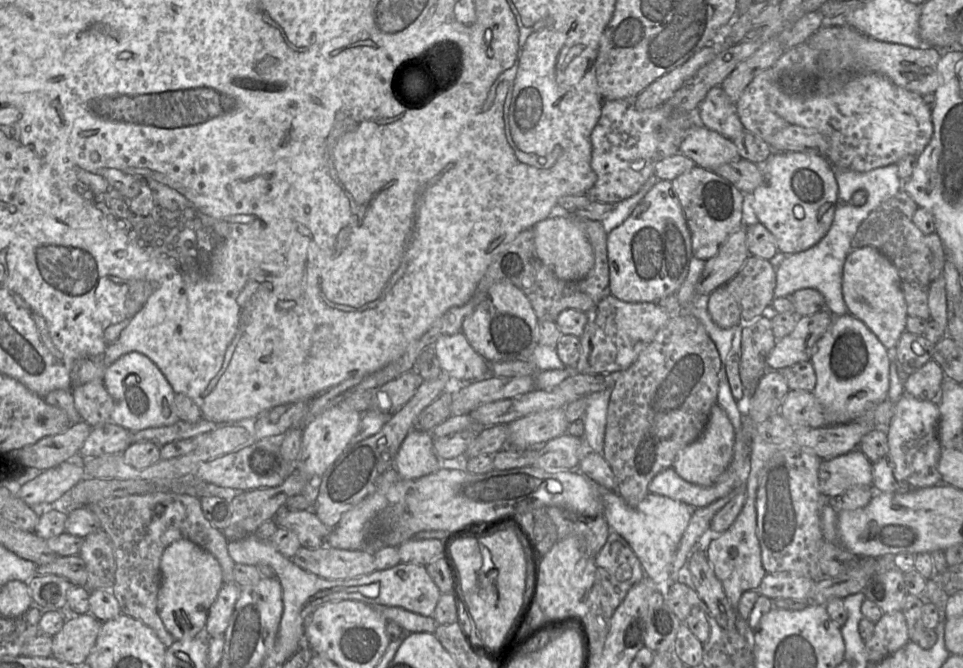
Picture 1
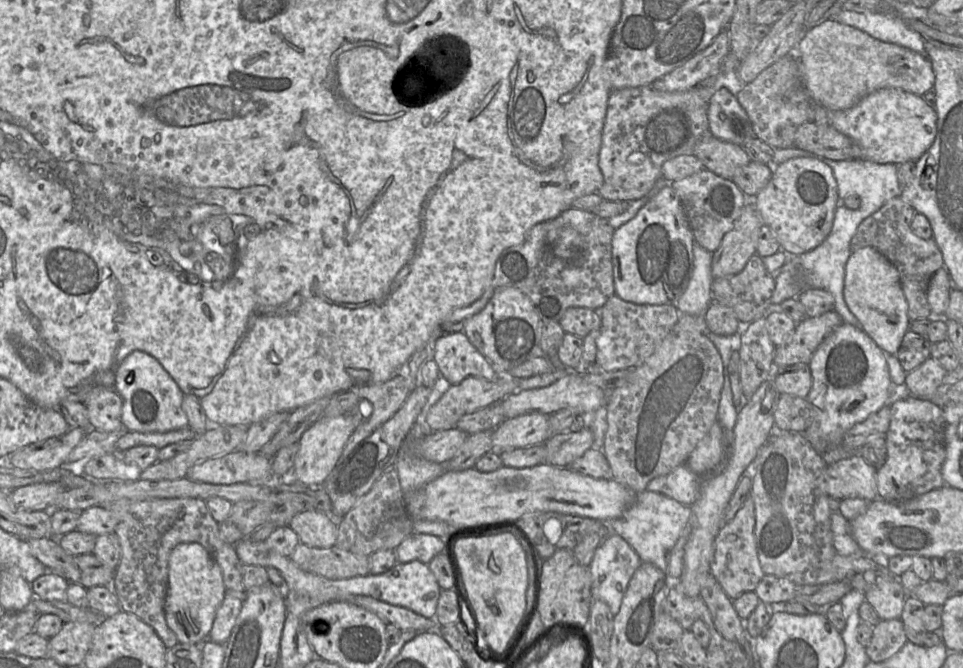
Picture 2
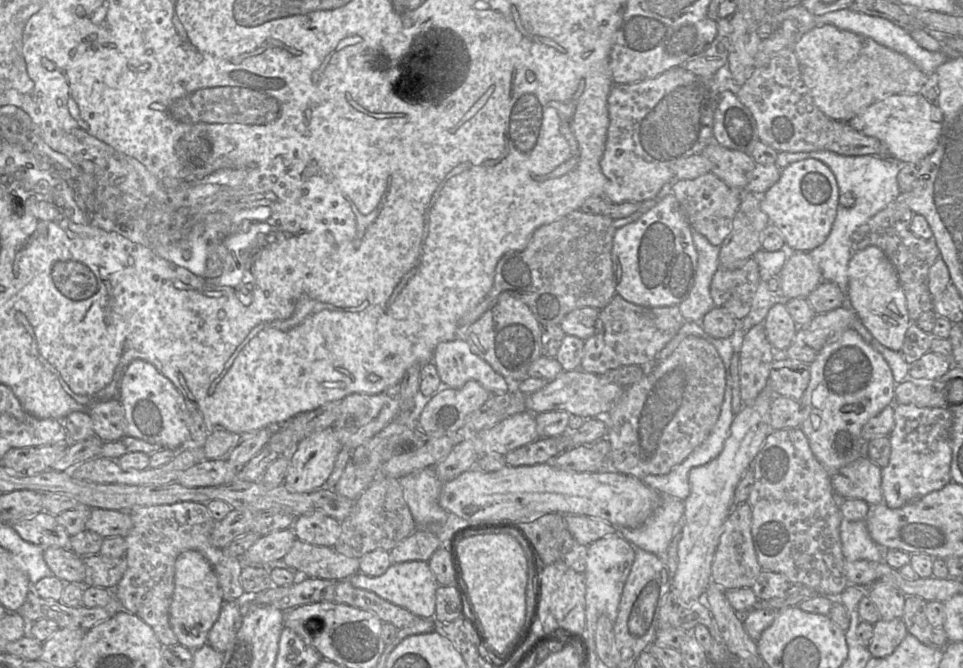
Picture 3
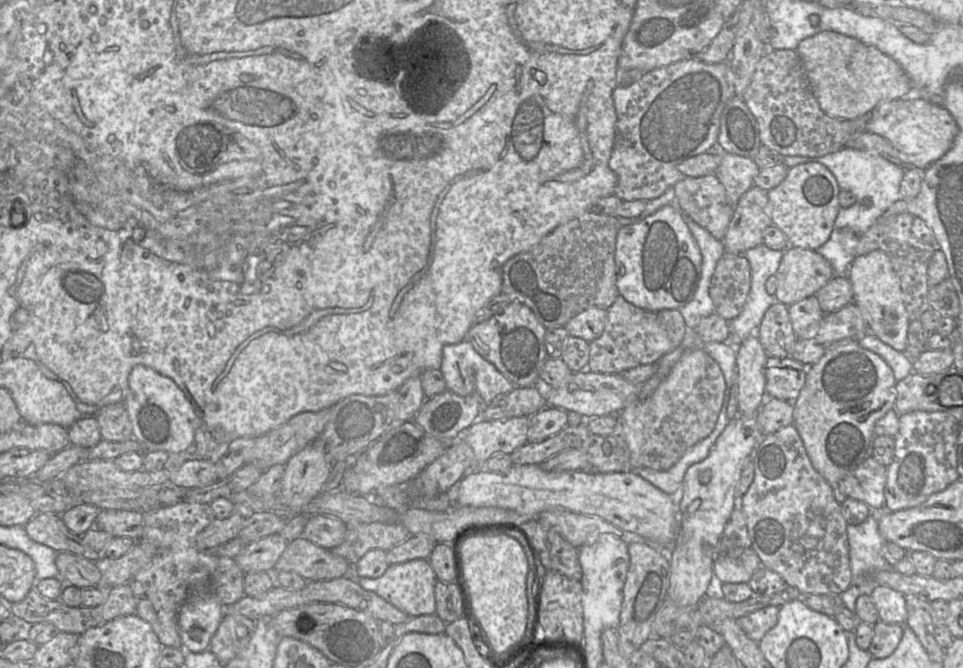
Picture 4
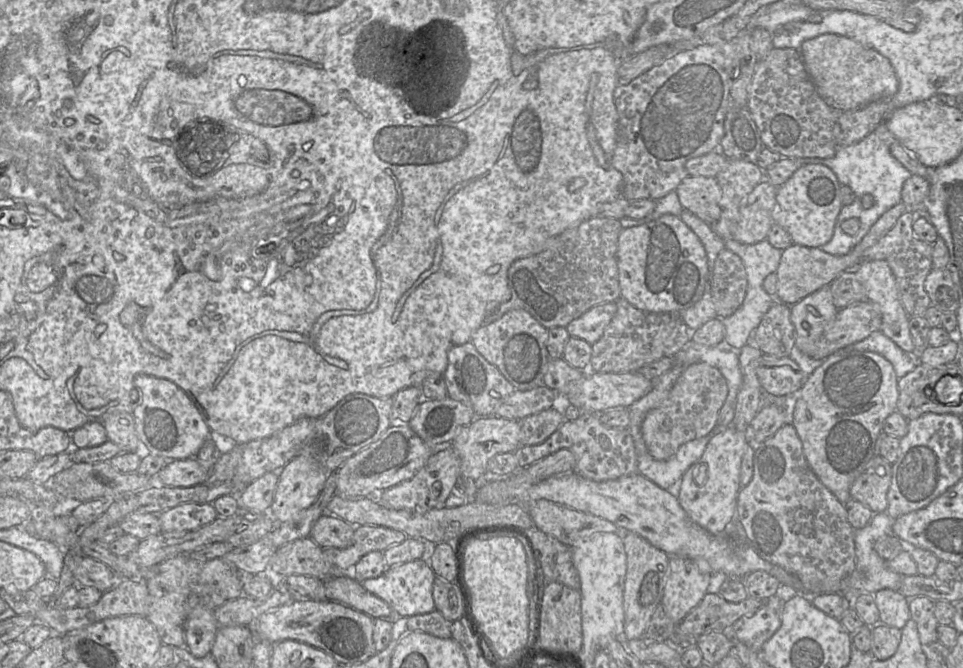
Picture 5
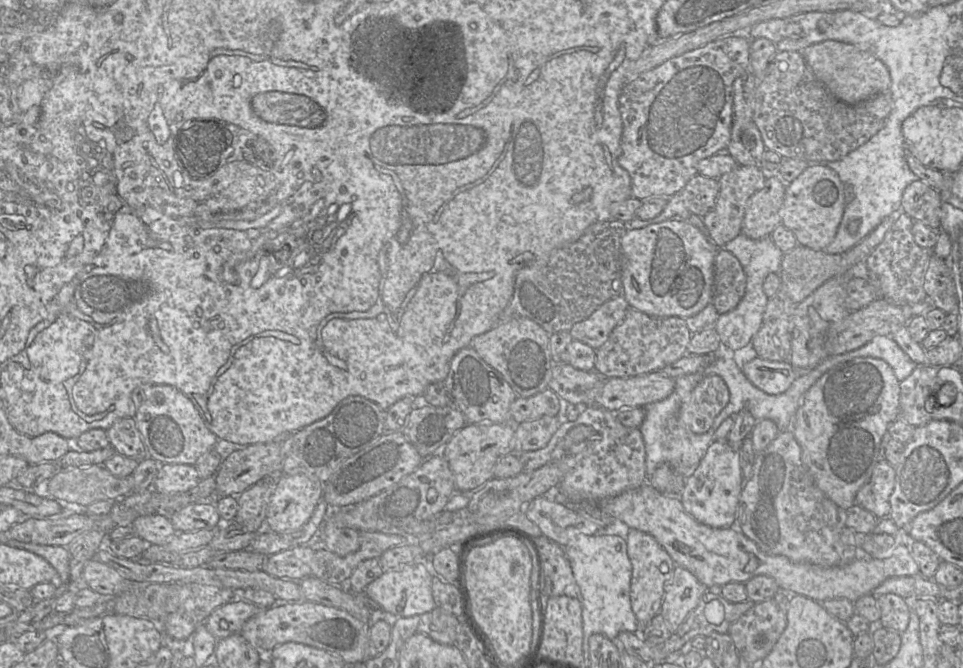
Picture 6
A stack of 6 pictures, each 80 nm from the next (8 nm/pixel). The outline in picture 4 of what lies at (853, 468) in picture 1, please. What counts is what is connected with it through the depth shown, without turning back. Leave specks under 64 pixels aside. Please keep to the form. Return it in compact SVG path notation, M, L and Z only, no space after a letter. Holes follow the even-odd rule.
M870 456L840 480L839 489L846 497L864 502L871 510L886 508L886 480L887 467Z

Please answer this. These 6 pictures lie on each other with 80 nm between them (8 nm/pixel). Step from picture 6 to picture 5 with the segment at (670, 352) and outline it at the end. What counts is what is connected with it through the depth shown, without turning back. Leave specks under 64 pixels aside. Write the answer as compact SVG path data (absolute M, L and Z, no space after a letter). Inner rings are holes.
M622 297L616 305L617 311L602 337L591 345L589 373L634 373L646 364L673 357L691 341L692 332L679 313L645 312Z

